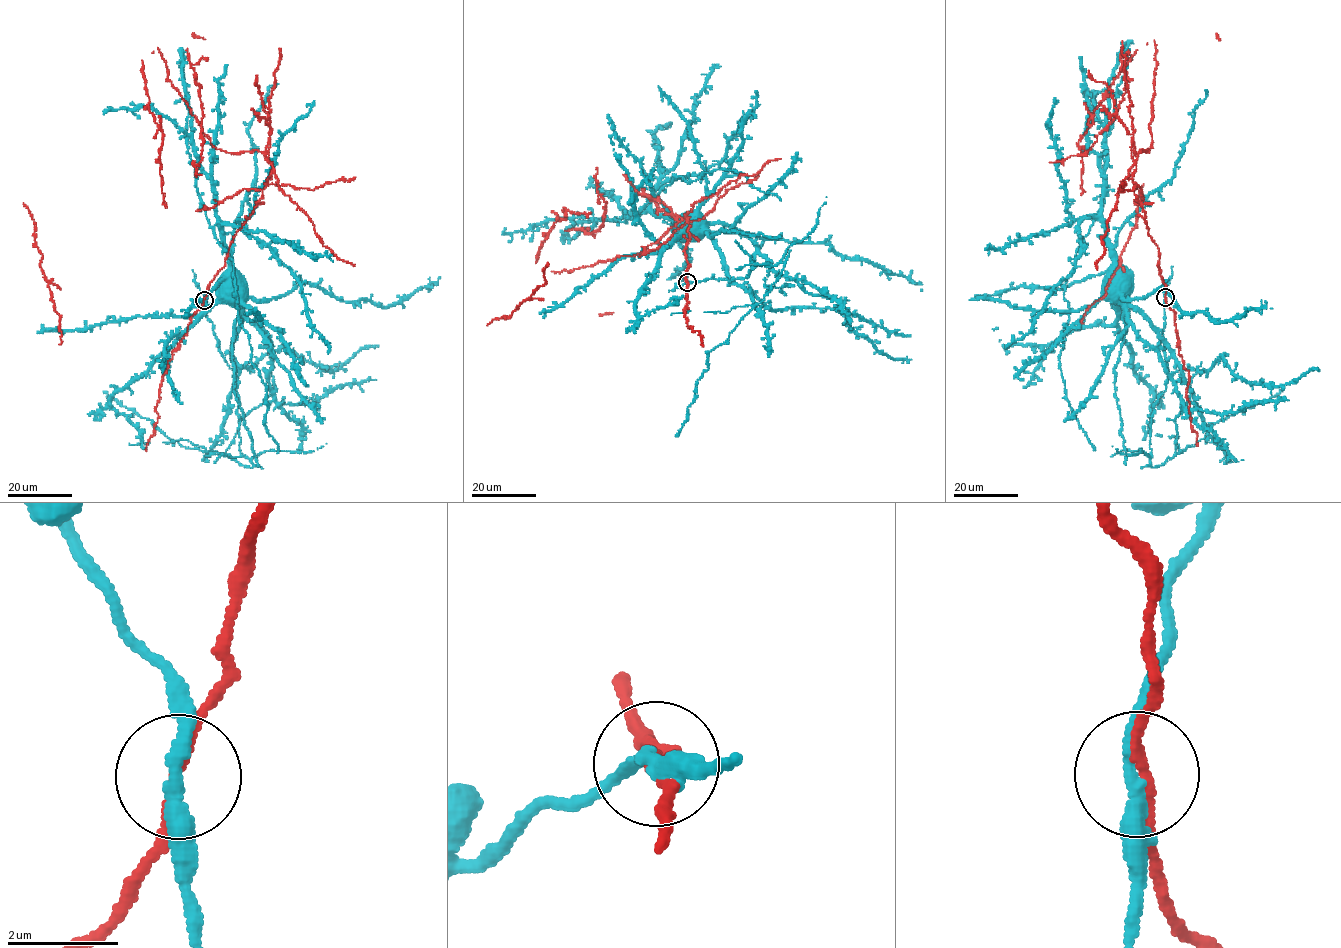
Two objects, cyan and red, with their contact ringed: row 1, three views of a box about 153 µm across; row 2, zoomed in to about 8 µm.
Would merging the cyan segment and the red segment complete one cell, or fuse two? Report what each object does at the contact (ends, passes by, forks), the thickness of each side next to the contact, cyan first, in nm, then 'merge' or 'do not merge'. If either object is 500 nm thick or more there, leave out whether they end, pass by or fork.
cyan passes by; red passes by; calibres 280 and 170 nm; do not merge

